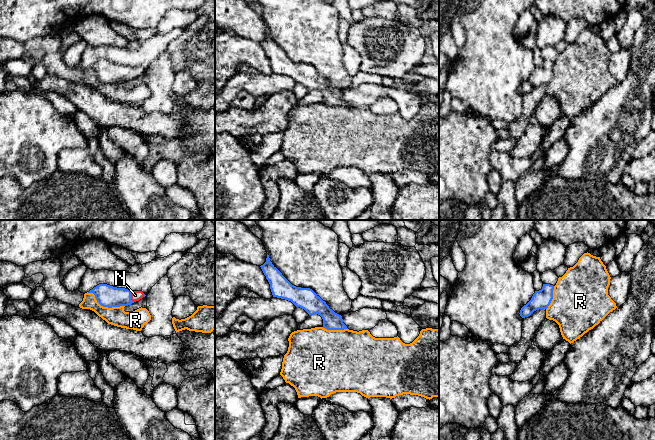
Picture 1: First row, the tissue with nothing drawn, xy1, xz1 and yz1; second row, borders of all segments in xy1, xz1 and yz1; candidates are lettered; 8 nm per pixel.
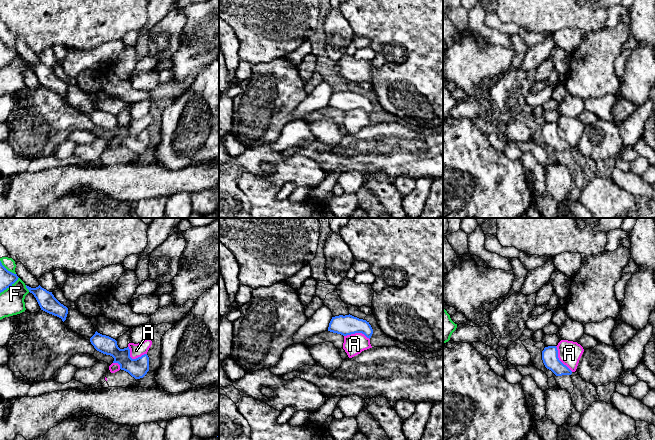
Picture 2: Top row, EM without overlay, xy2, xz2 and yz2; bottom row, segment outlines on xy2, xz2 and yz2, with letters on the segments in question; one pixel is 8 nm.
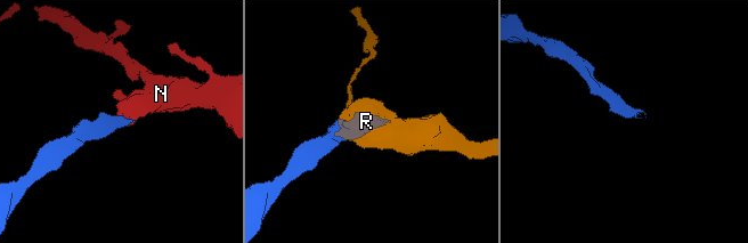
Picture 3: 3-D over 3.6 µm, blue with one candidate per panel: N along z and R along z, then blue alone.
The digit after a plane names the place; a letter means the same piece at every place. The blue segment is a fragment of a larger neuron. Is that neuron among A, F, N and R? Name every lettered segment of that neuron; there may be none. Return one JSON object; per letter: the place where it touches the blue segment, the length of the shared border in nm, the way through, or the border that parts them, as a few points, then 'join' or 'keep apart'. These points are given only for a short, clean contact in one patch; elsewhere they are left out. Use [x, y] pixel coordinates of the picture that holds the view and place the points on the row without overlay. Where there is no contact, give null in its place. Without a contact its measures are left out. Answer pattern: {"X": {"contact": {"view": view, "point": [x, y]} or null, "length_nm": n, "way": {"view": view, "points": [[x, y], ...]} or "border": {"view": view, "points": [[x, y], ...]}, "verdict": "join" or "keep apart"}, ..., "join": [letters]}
{"A": {"contact": {"view": "xy2", "point": [133, 135]}, "length_nm": 170, "border": {"view": "xy2", "points": [[128, 122], [132, 134], [140, 133], [146, 129]]}, "verdict": "keep apart"}, "F": {"contact": {"view": "xy2", "point": [26, 63]}, "length_nm": 70, "border": {"view": "xy2", "points": [[25, 61], [29, 67]]}, "verdict": "keep apart"}, "N": {"contact": {"view": "xy1", "point": [130, 73]}, "length_nm": 90, "way": {"view": "xy1", "points": [[108, 72], [130, 73], [135, 71]]}, "verdict": "join"}, "R": {"contact": {"view": "xy1", "point": [104, 82]}, "length_nm": 320, "border": {"view": "xy1", "points": [[87, 68], [91, 68], [95, 75], [103, 82], [124, 82]]}, "verdict": "keep apart"}, "join": ["N"]}

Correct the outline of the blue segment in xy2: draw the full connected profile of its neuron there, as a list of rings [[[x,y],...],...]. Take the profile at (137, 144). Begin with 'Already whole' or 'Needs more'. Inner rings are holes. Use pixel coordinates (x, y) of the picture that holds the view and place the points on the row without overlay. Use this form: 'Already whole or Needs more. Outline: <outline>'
Already whole. Outline: [[[97,107],[90,114],[90,118],[97,127],[112,132],[114,134],[113,139],[118,139],[121,146],[128,148],[135,155],[143,154],[149,147],[149,133],[147,130],[132,135],[129,123],[120,125],[115,115]]]

